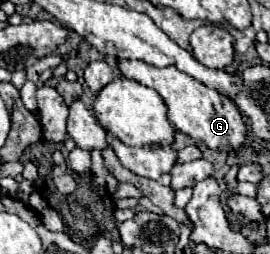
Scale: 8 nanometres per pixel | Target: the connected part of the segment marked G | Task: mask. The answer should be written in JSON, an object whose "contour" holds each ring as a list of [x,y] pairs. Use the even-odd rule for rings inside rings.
{"contour":[[[118,60],[118,70],[122,76],[132,78],[140,82],[142,86],[148,86],[156,90],[164,104],[168,106],[168,120],[170,124],[188,134],[192,140],[206,144],[212,150],[218,152],[230,152],[232,148],[238,148],[246,140],[246,128],[240,110],[236,104],[222,96],[218,90],[198,82],[196,78],[188,76],[186,72],[180,72],[176,66],[166,66],[166,68],[156,68],[140,60]]]}

